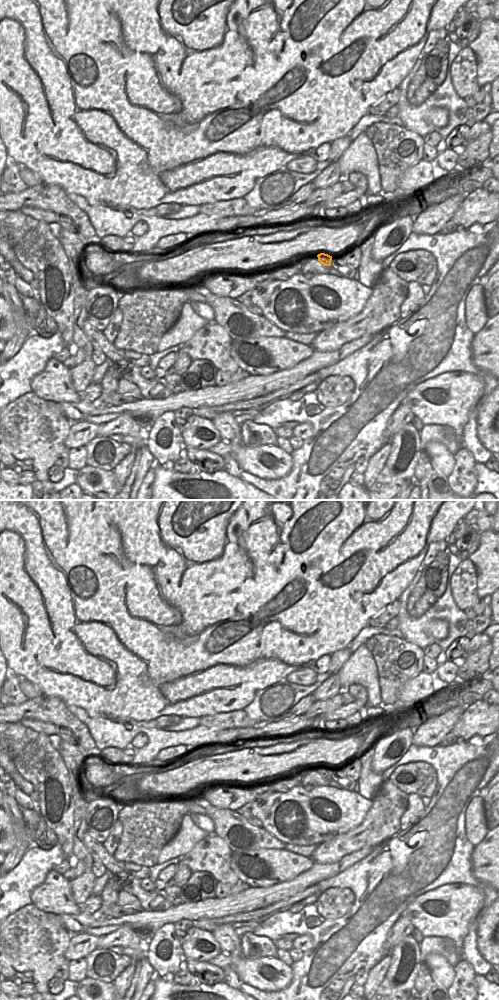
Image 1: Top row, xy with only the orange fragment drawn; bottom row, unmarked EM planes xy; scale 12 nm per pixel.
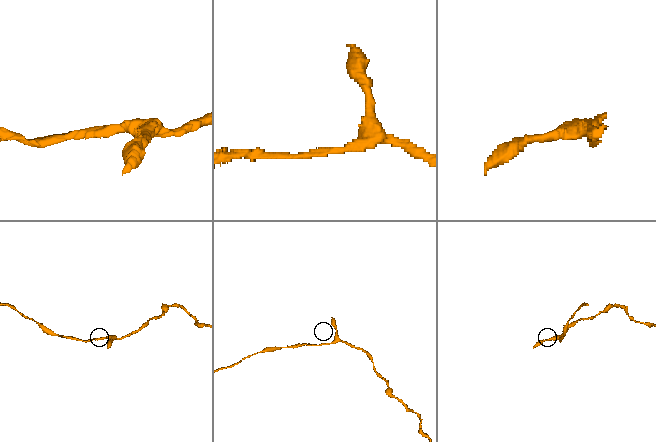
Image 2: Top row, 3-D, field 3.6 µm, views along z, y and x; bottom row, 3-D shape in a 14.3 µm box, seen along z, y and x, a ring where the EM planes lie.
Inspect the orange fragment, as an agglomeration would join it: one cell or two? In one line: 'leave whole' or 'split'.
leave whole

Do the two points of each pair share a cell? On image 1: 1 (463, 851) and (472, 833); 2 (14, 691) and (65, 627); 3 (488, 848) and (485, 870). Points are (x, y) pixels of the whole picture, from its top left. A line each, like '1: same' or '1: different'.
1: different
2: different
3: same

